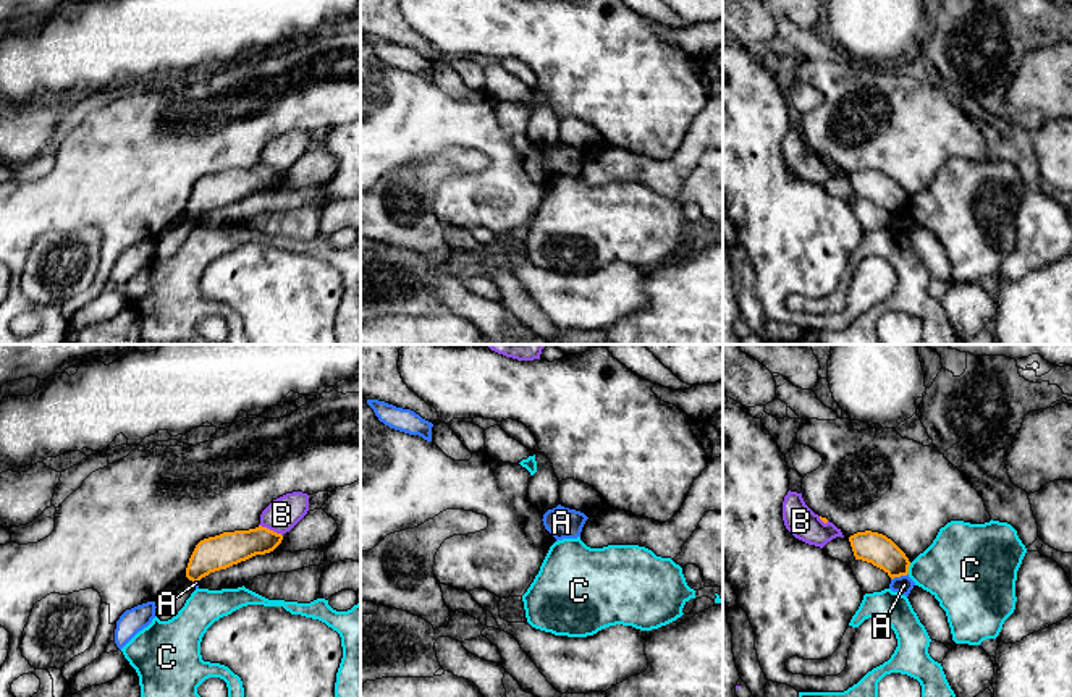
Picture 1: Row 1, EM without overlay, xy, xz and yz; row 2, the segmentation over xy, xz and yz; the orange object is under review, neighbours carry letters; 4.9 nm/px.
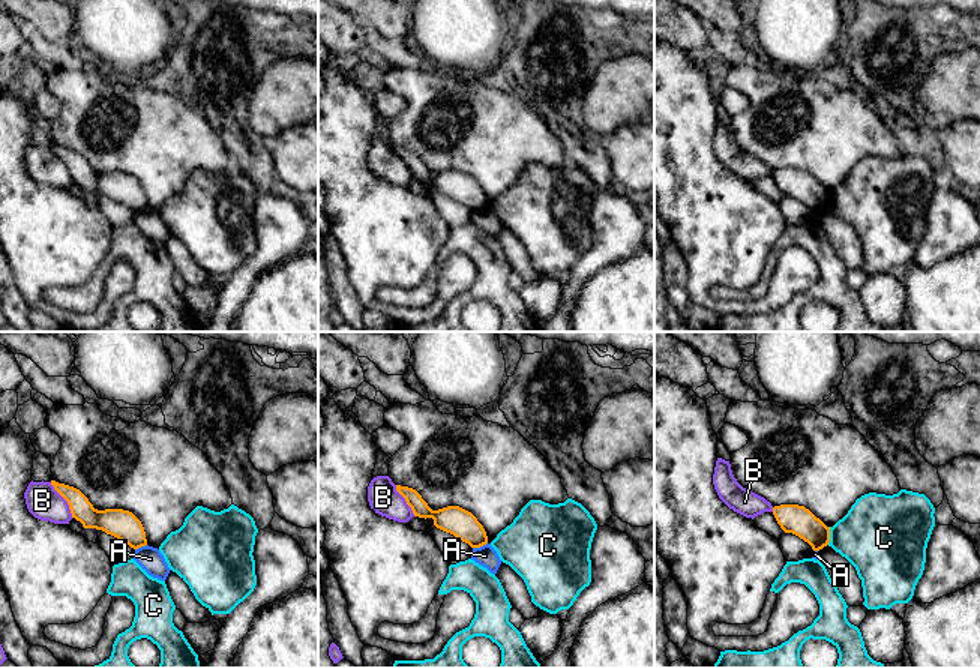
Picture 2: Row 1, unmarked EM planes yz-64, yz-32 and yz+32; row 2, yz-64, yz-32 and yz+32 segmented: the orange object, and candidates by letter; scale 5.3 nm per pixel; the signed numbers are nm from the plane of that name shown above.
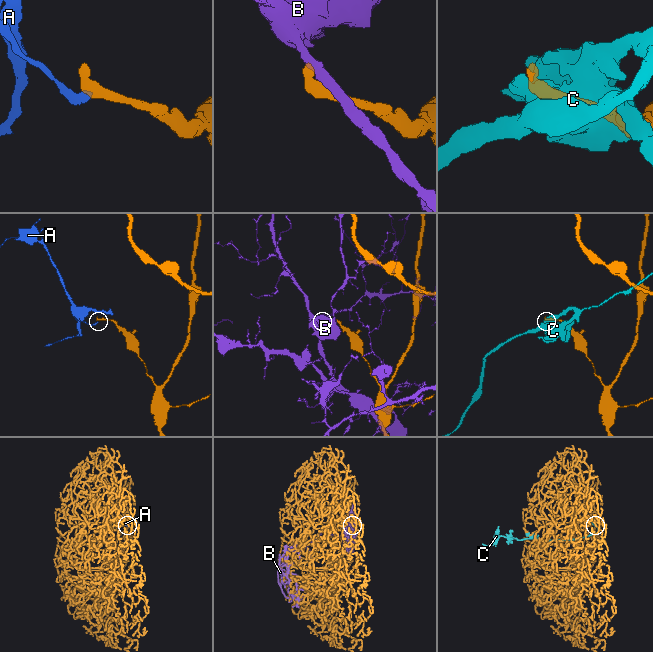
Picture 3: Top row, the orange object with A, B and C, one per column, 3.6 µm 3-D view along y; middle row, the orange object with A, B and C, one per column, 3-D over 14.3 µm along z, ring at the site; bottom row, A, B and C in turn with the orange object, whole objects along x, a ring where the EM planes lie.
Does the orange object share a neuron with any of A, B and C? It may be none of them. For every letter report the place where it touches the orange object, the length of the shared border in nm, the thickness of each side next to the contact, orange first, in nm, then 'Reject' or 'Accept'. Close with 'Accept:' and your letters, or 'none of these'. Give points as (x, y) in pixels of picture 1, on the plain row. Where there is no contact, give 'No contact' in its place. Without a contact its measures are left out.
A: Touches orange at yz (899, 214). Shared border 90 nm. Thickness 160 nm (orange) against 90 nm. Reject
B: Touches orange at xy (269, 167). Shared border 130 nm. Thickness 170 nm (orange) against 170 nm. Reject
C: Touches orange at yz (907, 206). Shared border 60 nm. Thickness 160 nm (orange) against 360 nm. Reject
Accept: none of these

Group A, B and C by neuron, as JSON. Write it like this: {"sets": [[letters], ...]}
{"sets": [["A"], ["B"], ["C"]]}

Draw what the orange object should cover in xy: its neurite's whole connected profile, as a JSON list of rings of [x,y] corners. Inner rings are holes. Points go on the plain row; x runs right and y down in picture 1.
[[[262,163],[204,176],[196,183],[189,196],[186,215],[192,220],[199,220],[210,210],[226,207],[255,192],[273,189],[281,178],[281,171]]]

